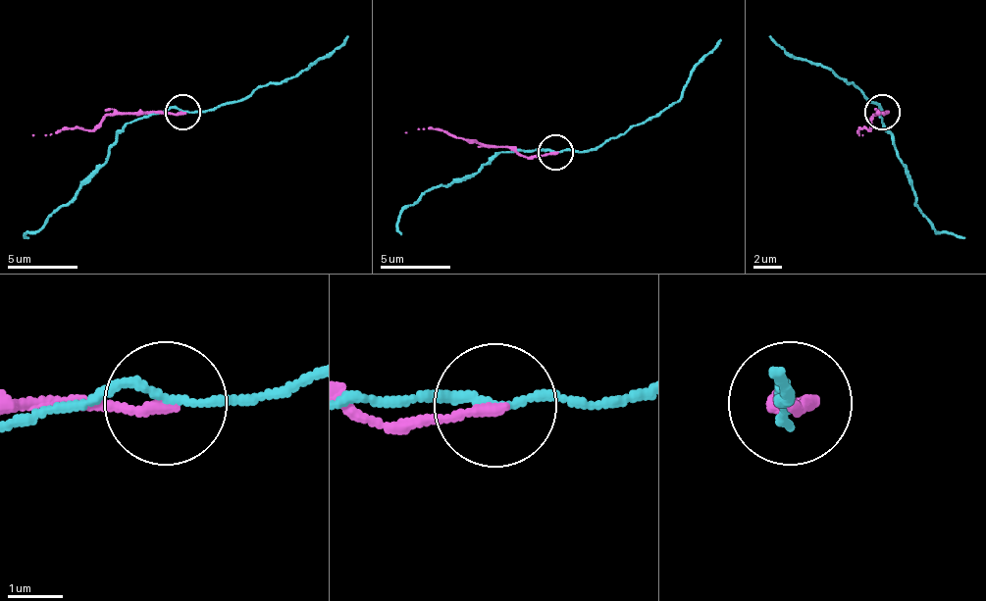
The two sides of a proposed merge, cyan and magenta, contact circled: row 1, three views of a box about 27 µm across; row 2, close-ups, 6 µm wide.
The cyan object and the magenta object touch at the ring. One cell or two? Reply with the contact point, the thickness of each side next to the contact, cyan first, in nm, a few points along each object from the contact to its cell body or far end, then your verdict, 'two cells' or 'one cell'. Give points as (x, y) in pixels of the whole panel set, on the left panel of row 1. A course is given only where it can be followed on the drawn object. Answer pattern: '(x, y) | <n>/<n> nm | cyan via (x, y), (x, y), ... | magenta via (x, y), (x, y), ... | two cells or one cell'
(182, 112) | 130/200 nm | cyan via (183, 111), (166, 108), (127, 125), (116, 136), (102, 168), (27, 231), (27, 238) | magenta via (183, 111), (109, 115), (91, 128), (63, 128), (31, 136) | two cells

